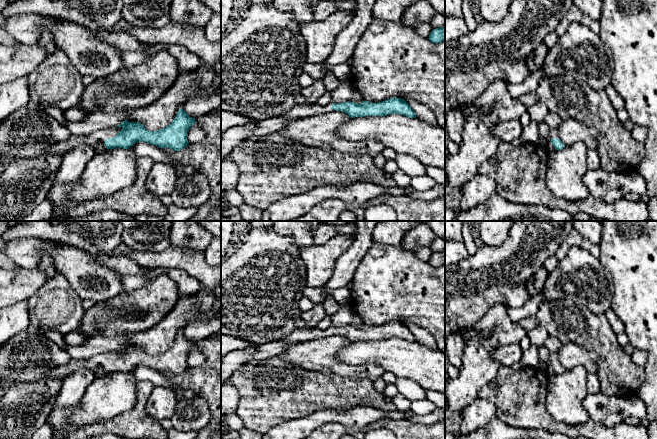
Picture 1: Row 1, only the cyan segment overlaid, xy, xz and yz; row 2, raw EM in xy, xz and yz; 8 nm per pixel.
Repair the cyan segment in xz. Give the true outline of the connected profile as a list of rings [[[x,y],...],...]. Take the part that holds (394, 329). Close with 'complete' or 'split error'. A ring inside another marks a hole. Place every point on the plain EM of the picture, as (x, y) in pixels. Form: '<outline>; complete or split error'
[[[390,322],[388,324],[372,327],[364,324],[361,328],[355,326],[333,327],[328,329],[295,329],[289,335],[278,340],[288,343],[299,343],[326,338],[333,335],[342,335],[351,342],[364,340],[387,340],[389,338],[402,338],[408,342],[416,342],[416,338],[411,330],[401,322]]]; split error

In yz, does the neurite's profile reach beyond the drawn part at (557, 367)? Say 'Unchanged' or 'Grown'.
Grown

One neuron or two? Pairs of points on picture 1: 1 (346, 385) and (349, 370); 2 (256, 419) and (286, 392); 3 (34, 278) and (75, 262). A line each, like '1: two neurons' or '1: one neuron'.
1: two neurons
2: one neuron
3: two neurons

